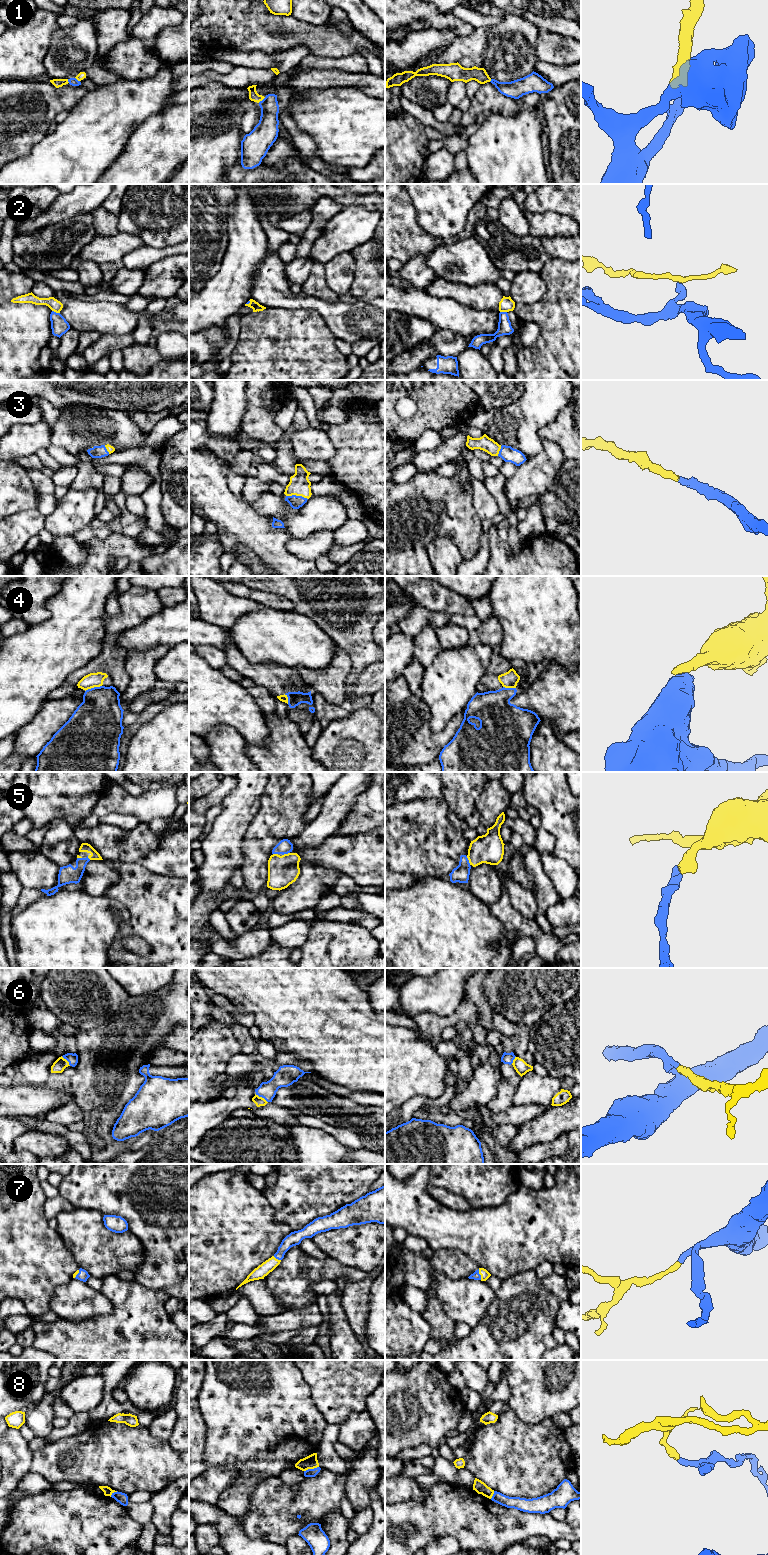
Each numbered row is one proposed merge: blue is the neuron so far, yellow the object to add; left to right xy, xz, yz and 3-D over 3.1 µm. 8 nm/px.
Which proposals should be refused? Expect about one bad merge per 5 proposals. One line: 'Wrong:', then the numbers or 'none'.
Wrong: 2, 4, 8

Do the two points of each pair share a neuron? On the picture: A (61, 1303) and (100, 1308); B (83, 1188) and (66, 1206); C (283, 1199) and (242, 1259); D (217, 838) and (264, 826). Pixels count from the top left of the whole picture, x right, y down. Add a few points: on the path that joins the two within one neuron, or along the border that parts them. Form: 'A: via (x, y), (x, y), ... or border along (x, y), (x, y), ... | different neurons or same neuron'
A: via (71, 1303), (90, 1303) | same neuron
B: border along (59, 1194), (75, 1207) | different neurons
C: border along (262, 1192), (274, 1210), (275, 1218), (290, 1229) | different neurons
D: border along (258, 809), (243, 839), (241, 853) | different neurons

